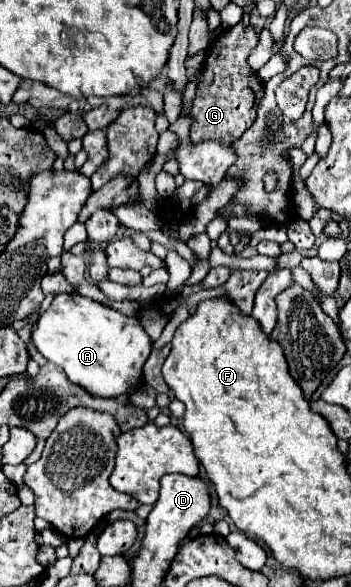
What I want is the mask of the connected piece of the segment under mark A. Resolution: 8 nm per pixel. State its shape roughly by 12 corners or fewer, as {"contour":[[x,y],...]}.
{"contour":[[58,294],[32,340],[98,398],[142,382],[136,316]]}

